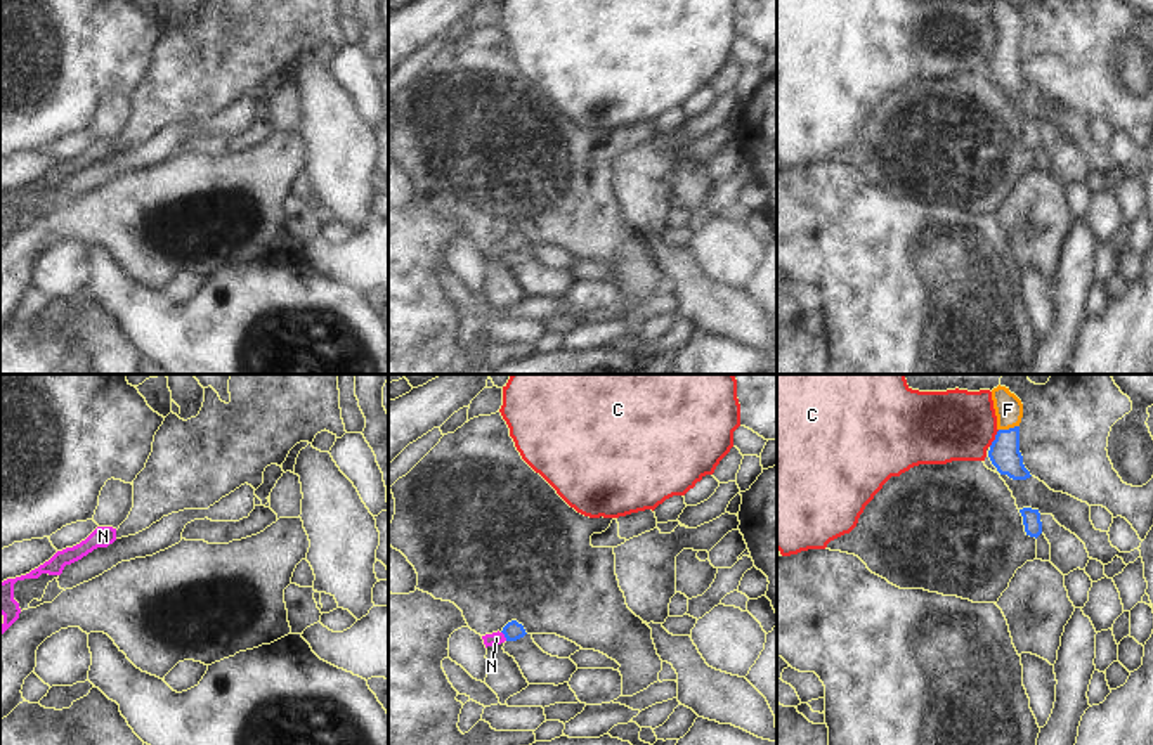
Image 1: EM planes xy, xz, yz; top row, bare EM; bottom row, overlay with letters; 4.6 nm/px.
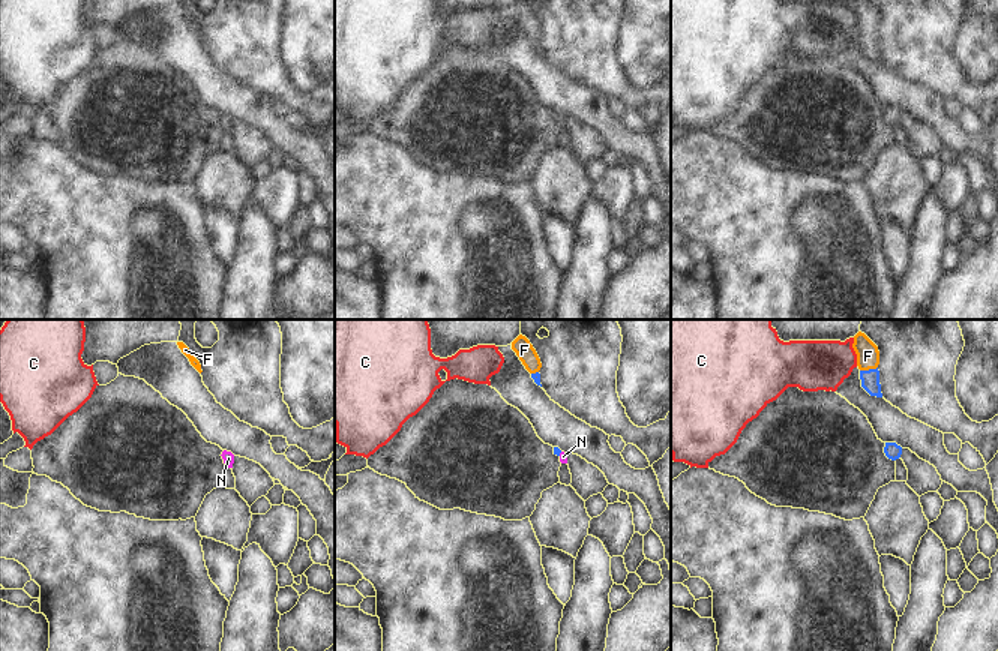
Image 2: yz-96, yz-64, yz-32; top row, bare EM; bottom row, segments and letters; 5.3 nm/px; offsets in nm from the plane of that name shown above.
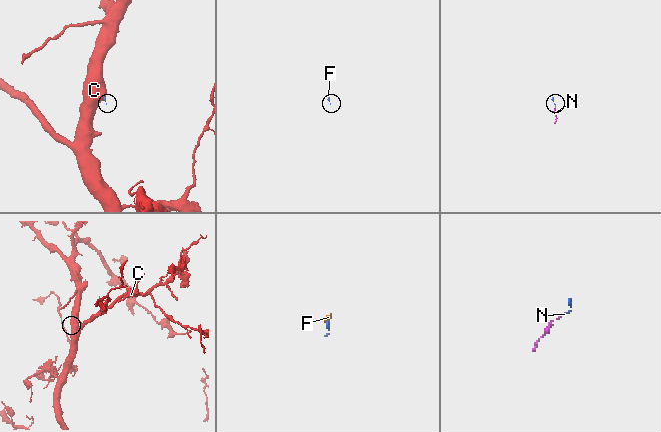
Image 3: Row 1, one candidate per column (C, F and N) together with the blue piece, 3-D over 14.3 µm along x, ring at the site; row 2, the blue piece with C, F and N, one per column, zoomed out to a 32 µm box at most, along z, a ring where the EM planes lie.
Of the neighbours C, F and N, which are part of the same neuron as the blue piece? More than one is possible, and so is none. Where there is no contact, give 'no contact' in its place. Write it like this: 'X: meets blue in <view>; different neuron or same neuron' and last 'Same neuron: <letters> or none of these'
C: meets blue in yz; different neuron
F: meets blue in yz; same neuron
N: meets blue in xz; same neuron
Same neuron: F, N

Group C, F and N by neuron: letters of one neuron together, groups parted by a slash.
C / F N

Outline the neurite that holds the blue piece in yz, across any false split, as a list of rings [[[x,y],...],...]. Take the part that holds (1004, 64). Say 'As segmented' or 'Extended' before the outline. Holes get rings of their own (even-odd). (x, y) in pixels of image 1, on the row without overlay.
Extended. [[[993,0],[992,12],[999,43],[990,57],[988,69],[1000,87],[1007,87],[1013,92],[1026,92],[1032,87],[1025,80],[1019,64],[1023,16],[1009,0]]]

